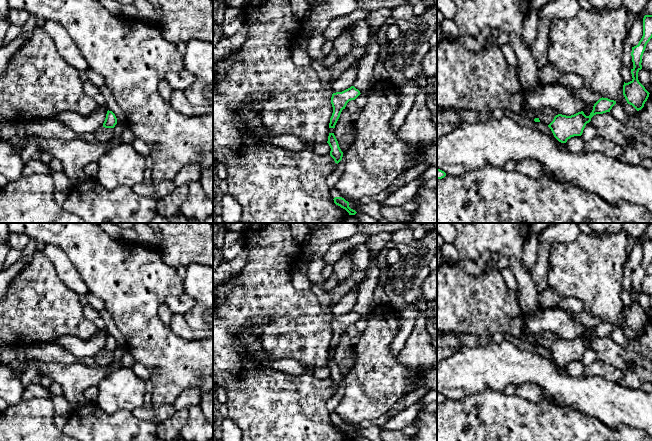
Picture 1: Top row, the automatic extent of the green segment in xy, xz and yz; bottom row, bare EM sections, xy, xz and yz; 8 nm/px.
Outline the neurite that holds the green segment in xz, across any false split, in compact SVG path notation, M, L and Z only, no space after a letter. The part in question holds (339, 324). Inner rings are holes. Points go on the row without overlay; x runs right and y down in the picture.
M354 310L342 315L332 318L331 328L333 331L333 337L330 342L329 352L335 352L335 349L340 341L343 333L345 333L347 327L351 324L355 324L359 319L360 315Z

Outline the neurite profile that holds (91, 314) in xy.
M87 304L83 307L83 314L87 320L93 322L99 329L106 330L105 323L98 310Z

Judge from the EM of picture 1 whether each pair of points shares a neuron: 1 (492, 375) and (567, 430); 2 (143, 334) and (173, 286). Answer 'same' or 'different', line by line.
1: different
2: same

